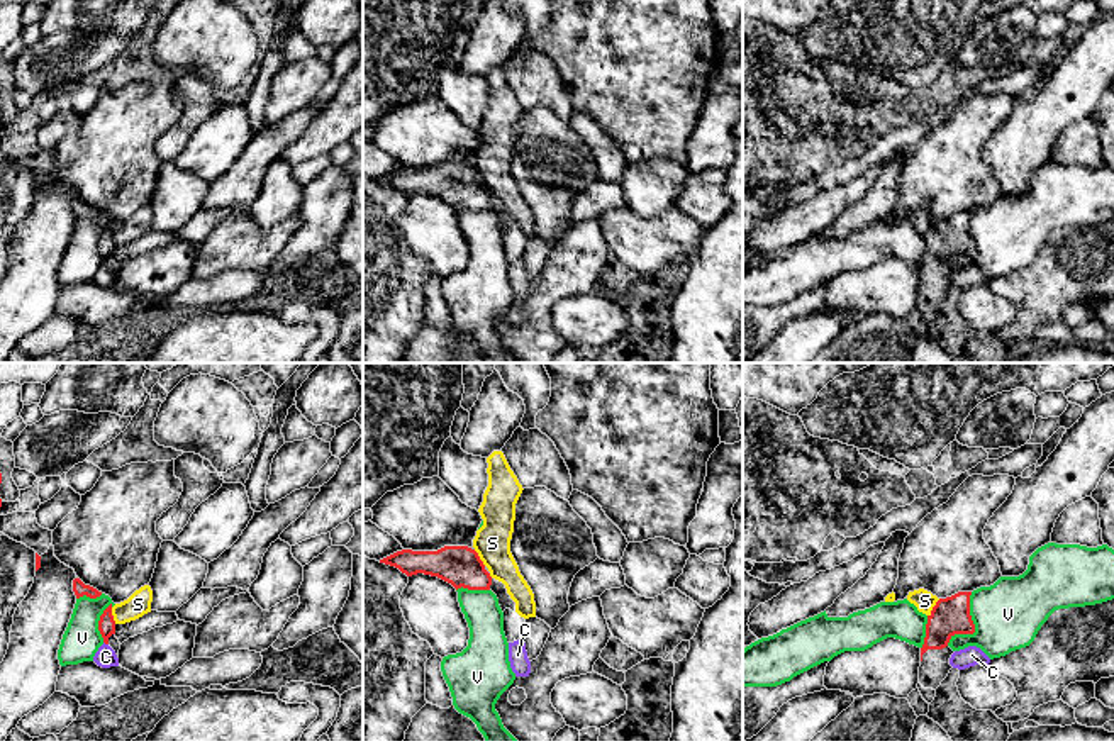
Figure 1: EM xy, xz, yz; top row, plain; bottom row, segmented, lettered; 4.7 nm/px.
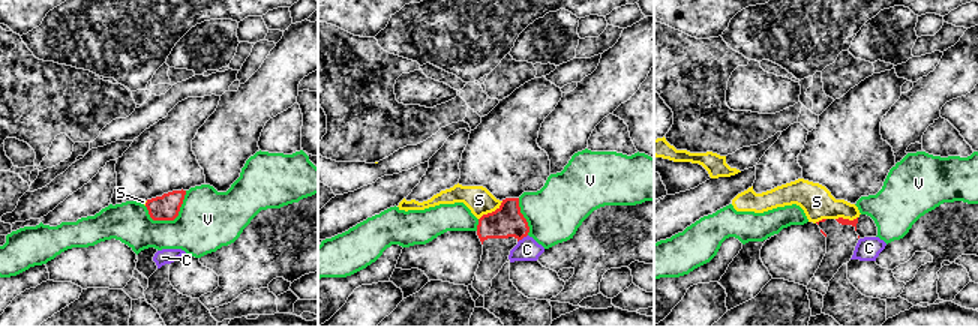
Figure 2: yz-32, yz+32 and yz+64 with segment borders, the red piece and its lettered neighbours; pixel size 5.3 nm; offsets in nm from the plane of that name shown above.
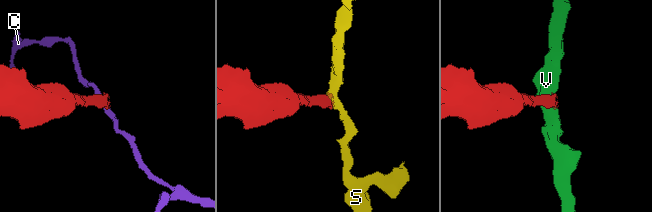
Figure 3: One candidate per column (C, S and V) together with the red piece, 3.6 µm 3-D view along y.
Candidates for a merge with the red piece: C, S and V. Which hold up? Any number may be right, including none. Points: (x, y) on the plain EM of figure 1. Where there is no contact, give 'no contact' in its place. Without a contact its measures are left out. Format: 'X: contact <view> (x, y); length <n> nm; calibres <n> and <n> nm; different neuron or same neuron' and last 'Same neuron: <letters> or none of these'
C: contact xy (105, 263); length 30 nm; calibres 80 and 100 nm; different neuron
S: contact yz (933, 228); length 110 nm; calibres 180 and 100 nm; different neuron
V: contact yz (974, 246); length 280 nm; calibres 180 and 320 nm; different neuron
Same neuron: none of these

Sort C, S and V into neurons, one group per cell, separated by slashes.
C / S / V

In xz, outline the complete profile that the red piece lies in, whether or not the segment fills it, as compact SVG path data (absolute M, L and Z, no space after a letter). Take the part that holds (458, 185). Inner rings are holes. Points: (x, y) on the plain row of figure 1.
M444 166L437 171L397 171L380 183L398 188L407 197L424 193L451 203L456 210L490 210L492 197L478 173L468 166Z

